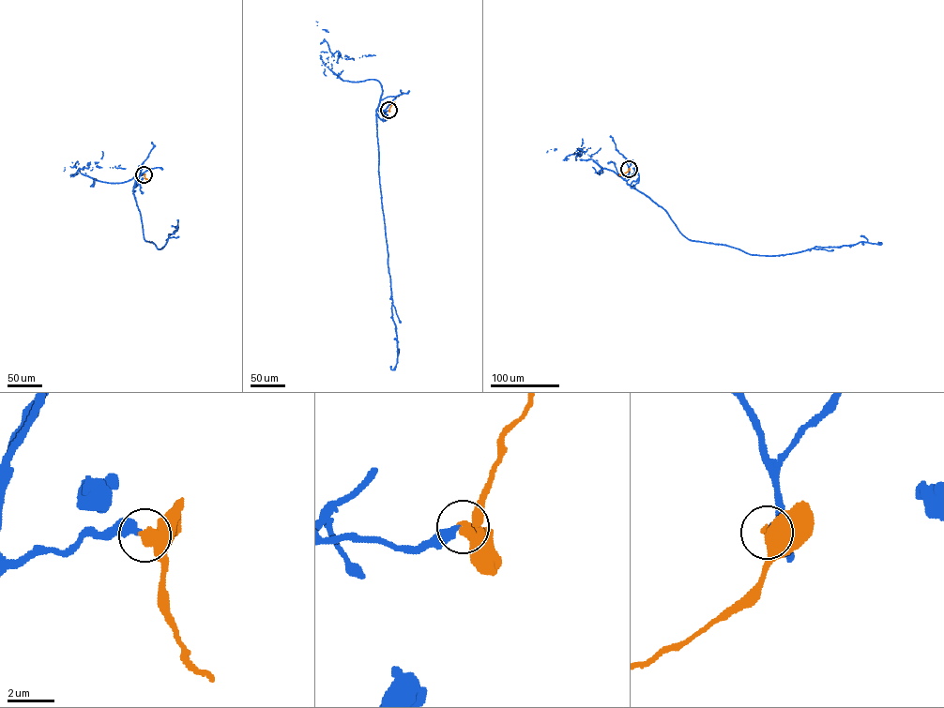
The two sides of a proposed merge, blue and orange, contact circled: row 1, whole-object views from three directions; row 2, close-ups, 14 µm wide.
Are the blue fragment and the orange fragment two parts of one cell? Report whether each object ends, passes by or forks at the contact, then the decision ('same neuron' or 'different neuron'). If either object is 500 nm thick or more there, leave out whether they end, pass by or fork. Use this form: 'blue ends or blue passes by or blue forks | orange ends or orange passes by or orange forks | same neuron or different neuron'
same neuron

